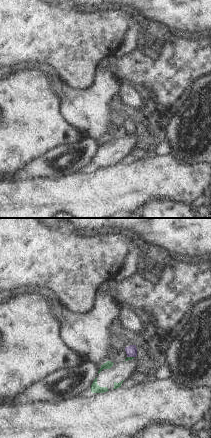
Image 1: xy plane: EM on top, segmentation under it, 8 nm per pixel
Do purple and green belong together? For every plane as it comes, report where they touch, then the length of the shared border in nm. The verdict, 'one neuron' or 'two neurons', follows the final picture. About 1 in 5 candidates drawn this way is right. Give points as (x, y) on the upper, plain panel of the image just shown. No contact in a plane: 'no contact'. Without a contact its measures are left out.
contact (130, 132); length 60 nm

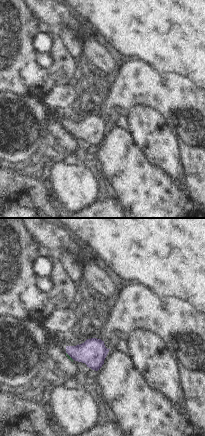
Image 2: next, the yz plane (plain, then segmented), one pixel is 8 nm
contact (70, 132); length 90 nm

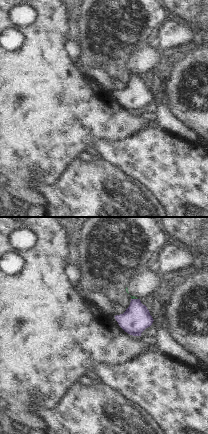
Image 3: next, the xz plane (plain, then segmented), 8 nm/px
contact (134, 75); length 60 nm

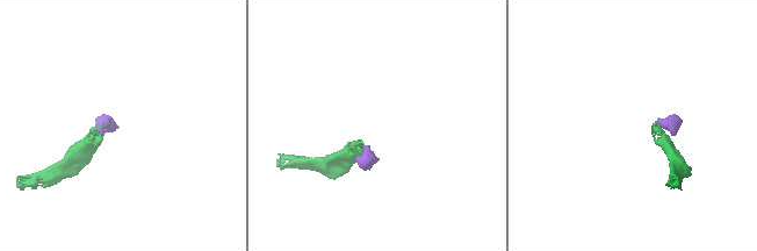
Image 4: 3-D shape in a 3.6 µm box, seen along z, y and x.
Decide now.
two neurons

